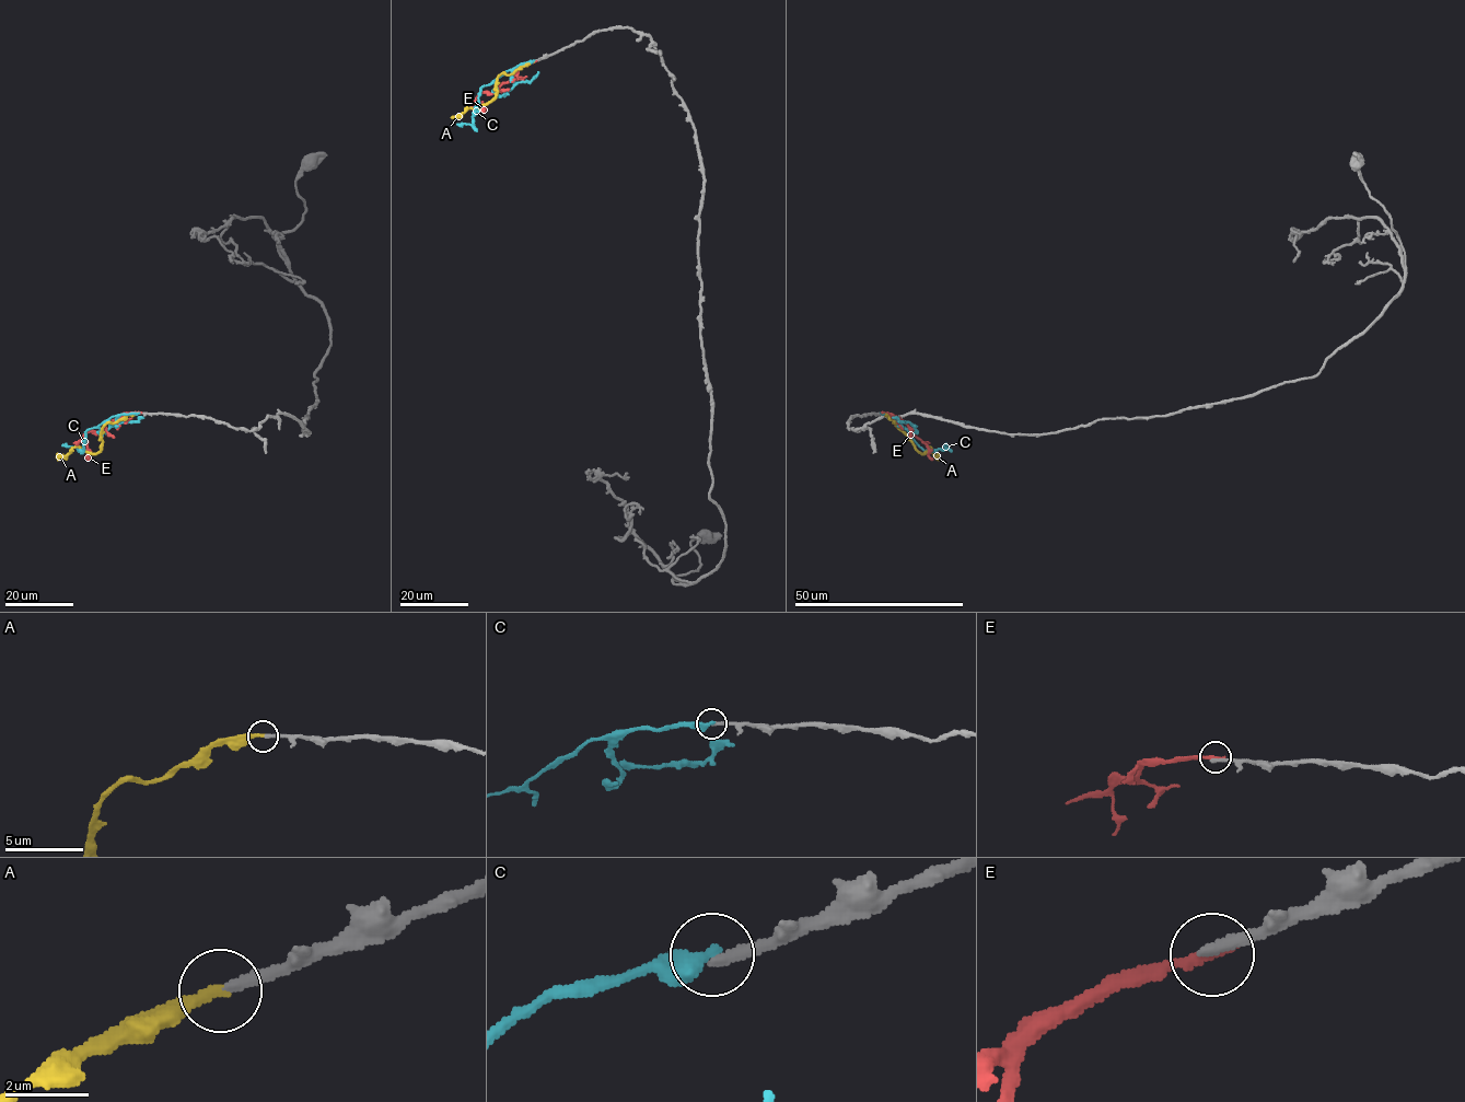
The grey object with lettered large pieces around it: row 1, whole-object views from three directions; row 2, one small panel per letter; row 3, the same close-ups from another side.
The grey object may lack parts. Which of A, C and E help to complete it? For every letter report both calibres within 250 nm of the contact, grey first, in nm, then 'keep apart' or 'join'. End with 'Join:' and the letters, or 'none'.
A: calibres 240 and 260 nm; join
C: calibres 260 and 400 nm; keep apart
E: calibres 280 and 240 nm; keep apart
Join: A

